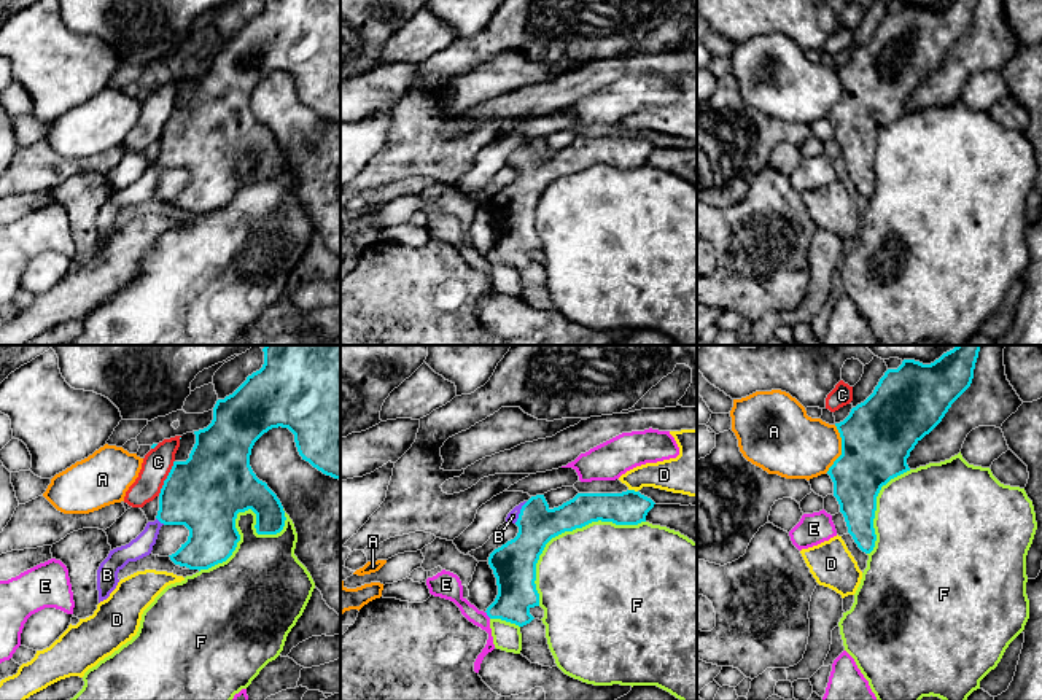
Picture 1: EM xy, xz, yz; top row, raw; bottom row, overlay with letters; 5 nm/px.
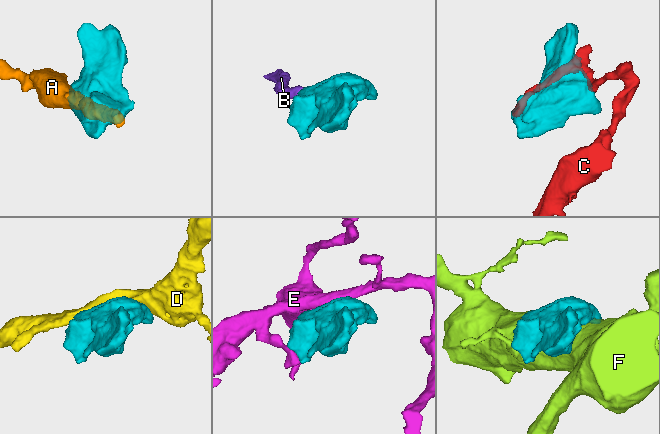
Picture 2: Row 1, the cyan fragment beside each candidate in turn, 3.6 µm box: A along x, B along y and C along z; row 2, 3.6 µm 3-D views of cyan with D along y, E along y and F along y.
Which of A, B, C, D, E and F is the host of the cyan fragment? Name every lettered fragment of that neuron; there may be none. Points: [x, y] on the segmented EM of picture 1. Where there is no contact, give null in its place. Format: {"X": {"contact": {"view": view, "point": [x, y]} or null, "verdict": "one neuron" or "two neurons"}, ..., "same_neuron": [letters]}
{"A": {"contact": {"view": "yz", "point": [842, 449]}, "verdict": "two neurons"}, "B": {"contact": {"view": "xz", "point": [520, 513]}, "verdict": "one neuron"}, "C": {"contact": {"view": "xy", "point": [167, 478]}, "verdict": "two neurons"}, "D": {"contact": {"view": "xz", "point": [633, 490]}, "verdict": "two neurons"}, "E": {"contact": {"view": "xz", "point": [487, 614]}, "verdict": "two neurons"}, "F": {"contact": {"view": "xz", "point": [565, 530]}, "verdict": "two neurons"}, "same_neuron": ["B"]}

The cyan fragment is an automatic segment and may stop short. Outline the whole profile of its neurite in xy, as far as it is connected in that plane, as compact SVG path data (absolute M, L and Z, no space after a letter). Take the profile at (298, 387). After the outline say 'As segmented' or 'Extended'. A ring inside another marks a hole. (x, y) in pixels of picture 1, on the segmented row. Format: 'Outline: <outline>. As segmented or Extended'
Outline: M266 345L264 364L259 371L224 399L218 399L213 407L212 423L196 434L196 444L186 461L173 461L159 493L159 511L154 522L148 522L145 530L129 544L110 550L108 557L97 570L99 603L107 600L116 589L118 573L129 563L151 554L162 525L185 525L189 530L188 541L169 555L175 565L189 570L208 570L226 562L237 547L240 535L235 528L239 512L251 509L256 514L258 535L277 535L285 527L285 511L277 495L259 480L250 466L250 455L255 442L272 428L288 428L294 434L294 442L302 460L326 476L340 480L340 345Z. Extended

